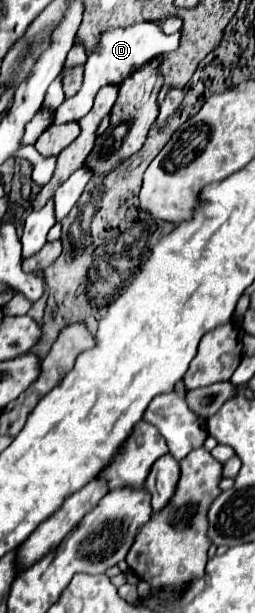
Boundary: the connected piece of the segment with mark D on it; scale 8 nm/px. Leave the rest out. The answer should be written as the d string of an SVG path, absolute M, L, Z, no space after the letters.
M151 22L137 23L130 27L124 27L124 29L118 27L118 29L104 31L98 47L92 53L88 53L88 61L86 61L86 69L84 69L84 83L82 83L80 91L72 99L66 99L56 109L56 123L68 123L68 121L82 119L92 109L92 101L104 85L122 83L132 71L140 68L144 63L148 63L156 55L168 53L178 48L180 38L181 31L172 35L164 35Z

